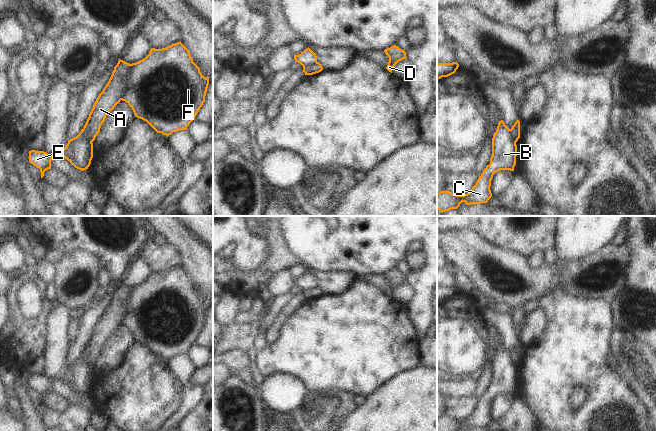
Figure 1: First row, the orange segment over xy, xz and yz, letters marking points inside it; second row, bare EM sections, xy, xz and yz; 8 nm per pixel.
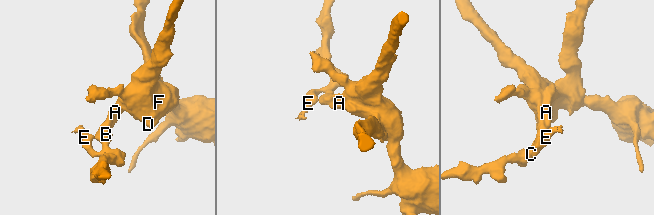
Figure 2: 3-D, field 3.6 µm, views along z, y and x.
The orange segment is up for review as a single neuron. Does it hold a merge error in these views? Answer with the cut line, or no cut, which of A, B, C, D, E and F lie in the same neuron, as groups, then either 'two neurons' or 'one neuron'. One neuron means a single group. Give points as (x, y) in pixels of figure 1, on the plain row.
cut in xy along (131, 288), (125, 302), (126, 313), (121, 323); A / B C D E F; two neurons

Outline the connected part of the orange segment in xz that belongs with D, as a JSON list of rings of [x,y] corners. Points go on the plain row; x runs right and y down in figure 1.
[[[394,269],[384,274],[385,278],[389,281],[389,286],[386,293],[392,297],[393,291],[401,284],[407,282],[406,276]]]

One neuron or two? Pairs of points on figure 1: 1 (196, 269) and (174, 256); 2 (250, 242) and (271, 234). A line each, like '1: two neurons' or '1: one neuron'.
1: two neurons
2: two neurons

